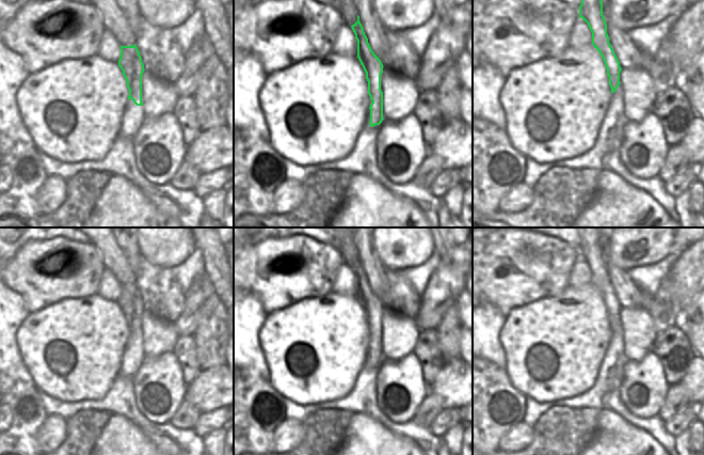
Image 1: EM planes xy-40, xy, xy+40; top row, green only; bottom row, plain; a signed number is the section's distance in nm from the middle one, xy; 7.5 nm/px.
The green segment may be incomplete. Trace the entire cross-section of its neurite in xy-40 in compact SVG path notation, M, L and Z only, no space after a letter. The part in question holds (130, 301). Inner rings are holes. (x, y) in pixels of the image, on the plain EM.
M135 283L121 285L118 305L123 310L129 329L118 377L133 377L146 357L142 342L142 314L145 309Z

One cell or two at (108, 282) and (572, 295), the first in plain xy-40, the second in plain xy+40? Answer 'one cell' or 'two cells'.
two cells

